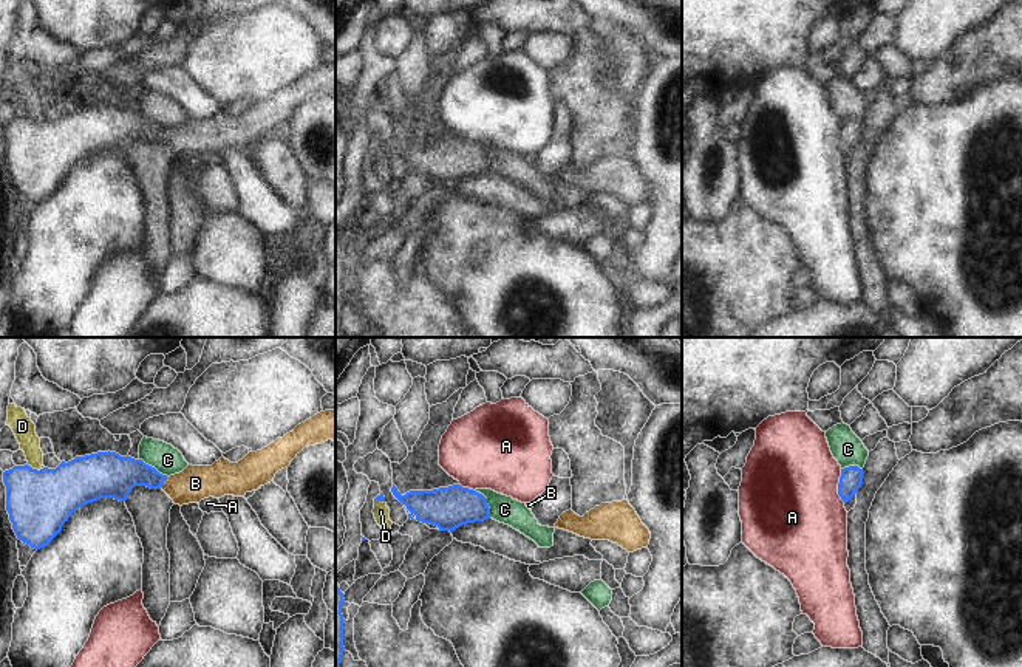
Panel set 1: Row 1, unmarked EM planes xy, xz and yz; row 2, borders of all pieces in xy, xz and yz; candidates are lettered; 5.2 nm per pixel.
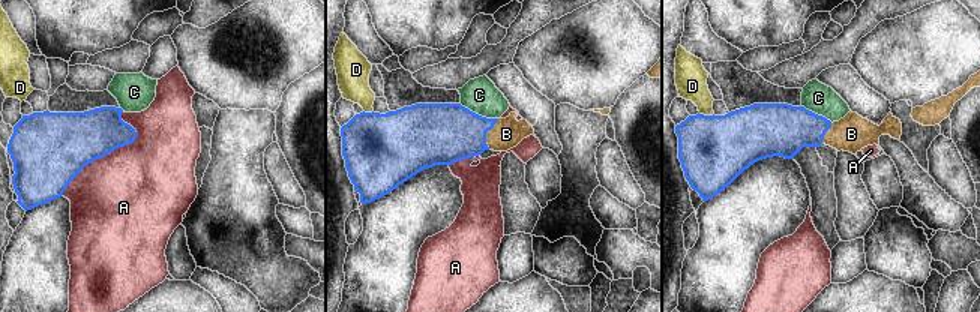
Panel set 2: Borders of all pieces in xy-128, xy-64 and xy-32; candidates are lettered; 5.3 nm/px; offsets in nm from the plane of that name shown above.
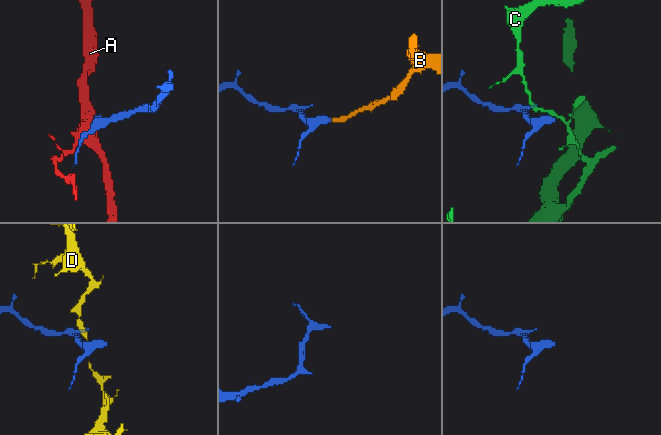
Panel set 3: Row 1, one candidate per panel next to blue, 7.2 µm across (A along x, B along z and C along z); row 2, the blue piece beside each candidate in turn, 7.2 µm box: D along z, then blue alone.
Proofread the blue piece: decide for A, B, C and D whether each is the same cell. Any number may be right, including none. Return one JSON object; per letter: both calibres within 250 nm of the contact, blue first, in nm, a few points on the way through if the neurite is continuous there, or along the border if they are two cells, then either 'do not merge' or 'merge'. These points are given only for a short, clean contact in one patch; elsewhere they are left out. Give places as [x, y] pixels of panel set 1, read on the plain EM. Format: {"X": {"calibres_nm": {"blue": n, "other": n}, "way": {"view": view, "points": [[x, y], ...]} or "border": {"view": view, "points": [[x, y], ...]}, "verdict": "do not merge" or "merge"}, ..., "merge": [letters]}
{"A": {"calibres_nm": {"blue": 120, "other": 500}, "verdict": "do not merge"}, "B": {"calibres_nm": {"blue": 220, "other": 190}, "way": {"view": "xy", "points": [[116, 129], [149, 129], [163, 136], [195, 136]]}, "verdict": "merge"}, "C": {"calibres_nm": {"blue": 220, "other": 140}, "border": {"view": "xz", "points": [[475, 143], [486, 152], [490, 171]]}, "verdict": "do not merge"}, "D": {"calibres_nm": {"blue": 340, "other": 120}, "border": {"view": "xy", "points": [[27, 118], [36, 123], [44, 121]]}, "verdict": "do not merge"}, "merge": ["B"]}

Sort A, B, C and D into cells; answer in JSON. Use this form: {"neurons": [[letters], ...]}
{"neurons": [["A"], ["B"], ["C"], ["D"]]}

